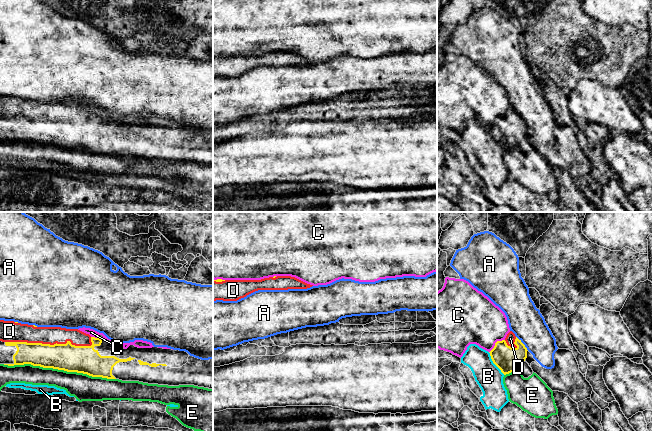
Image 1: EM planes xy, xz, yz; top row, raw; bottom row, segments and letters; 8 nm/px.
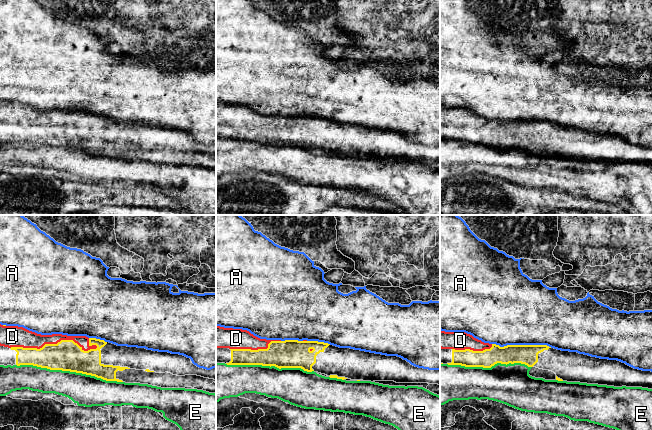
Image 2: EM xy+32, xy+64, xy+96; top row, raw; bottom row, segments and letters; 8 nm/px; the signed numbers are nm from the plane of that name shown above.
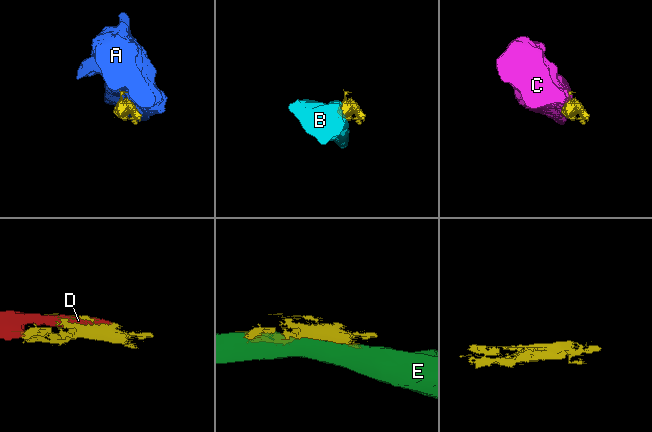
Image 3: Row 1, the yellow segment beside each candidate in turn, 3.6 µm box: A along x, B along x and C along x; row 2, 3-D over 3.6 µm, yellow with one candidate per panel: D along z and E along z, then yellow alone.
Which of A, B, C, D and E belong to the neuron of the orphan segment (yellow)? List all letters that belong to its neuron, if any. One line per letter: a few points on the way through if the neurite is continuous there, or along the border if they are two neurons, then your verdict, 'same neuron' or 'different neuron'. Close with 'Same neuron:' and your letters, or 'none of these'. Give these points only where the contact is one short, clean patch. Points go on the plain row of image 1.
A: different neuron
B: different neuron
C: different neuron
D: same neuron
E: different neuron
Same neuron: D

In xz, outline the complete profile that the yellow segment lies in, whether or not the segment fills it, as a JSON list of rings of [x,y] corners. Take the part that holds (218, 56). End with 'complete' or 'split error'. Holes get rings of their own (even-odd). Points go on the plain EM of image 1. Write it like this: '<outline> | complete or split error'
[[[274,52],[261,56],[213,55],[213,77],[237,77],[258,66],[307,65],[312,62],[291,52]]] | split error

